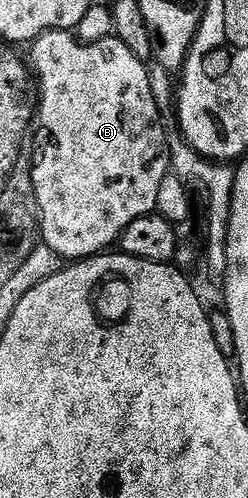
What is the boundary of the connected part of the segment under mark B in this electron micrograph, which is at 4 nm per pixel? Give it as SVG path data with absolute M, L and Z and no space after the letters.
M46 31L35 39L29 48L32 71L40 80L40 102L36 107L36 126L42 131L41 147L44 149L42 163L38 163L38 199L42 199L42 217L39 219L40 239L48 249L52 249L63 261L81 261L103 254L107 249L121 240L125 230L138 218L157 212L156 197L160 193L160 184L164 177L171 174L170 151L166 143L166 128L161 112L149 84L150 73L145 62L137 59L136 54L128 49L117 37L101 39L95 43L82 43L68 31Z

